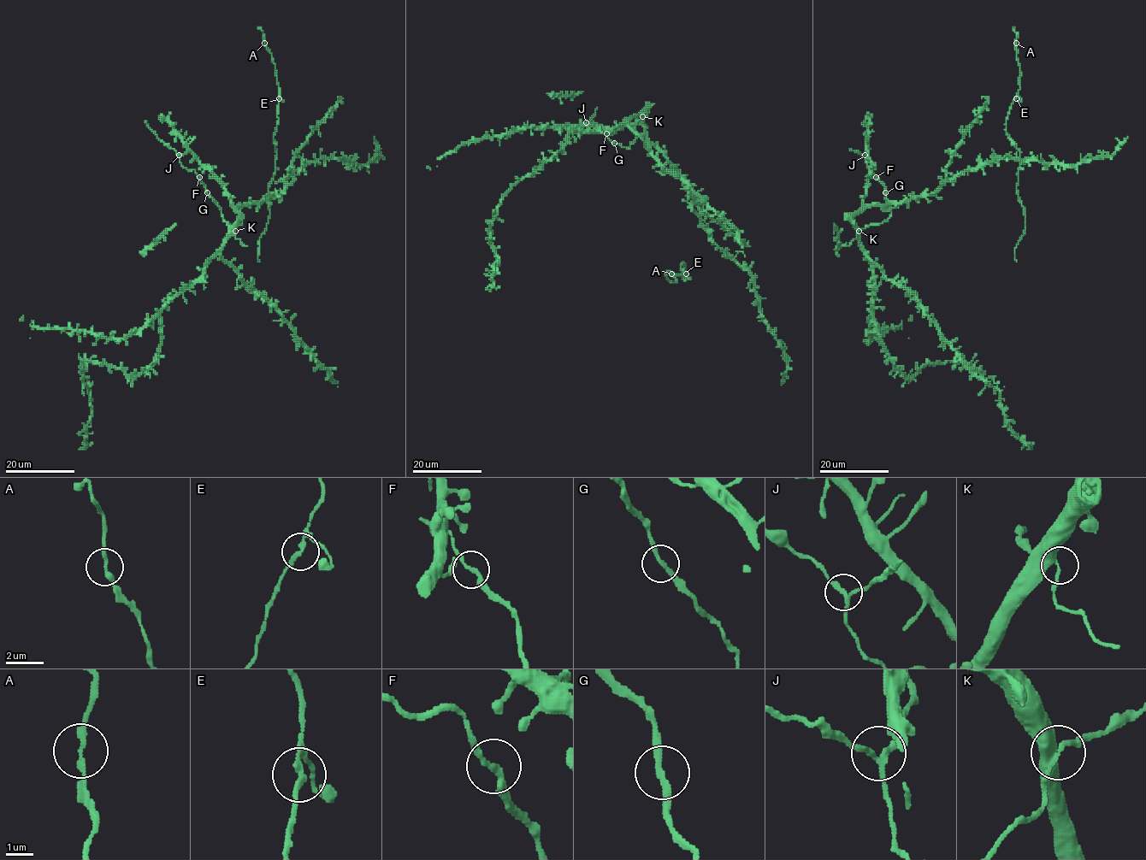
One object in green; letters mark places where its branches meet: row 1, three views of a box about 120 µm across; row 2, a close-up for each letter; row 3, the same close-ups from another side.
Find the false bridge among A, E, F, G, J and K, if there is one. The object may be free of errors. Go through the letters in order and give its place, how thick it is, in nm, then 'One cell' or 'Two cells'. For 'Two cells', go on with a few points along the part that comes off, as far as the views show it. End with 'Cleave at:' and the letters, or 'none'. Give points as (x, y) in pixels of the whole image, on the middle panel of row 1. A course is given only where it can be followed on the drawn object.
A: Place: (671, 273). Thickness 200 nm. One cell
E: Place: (686, 273). Thickness 180 nm. One cell
F: Place: (606, 133). Thickness 200 nm. One cell
G: Place: (614, 143). Thickness 240 nm. One cell
J: Place: (586, 122). Thickness 200 nm. One cell
K: Place: (642, 116). Thickness 120 nm. One cell
Cleave at: none

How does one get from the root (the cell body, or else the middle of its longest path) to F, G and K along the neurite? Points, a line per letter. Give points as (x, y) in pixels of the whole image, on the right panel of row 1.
F: (859, 244), (858, 231), (881, 224), (891, 214), (884, 185), (876, 177)
G: (859, 244), (858, 231), (881, 224), (890, 216), (892, 208), (885, 192)
K: (859, 244), (859, 231)

